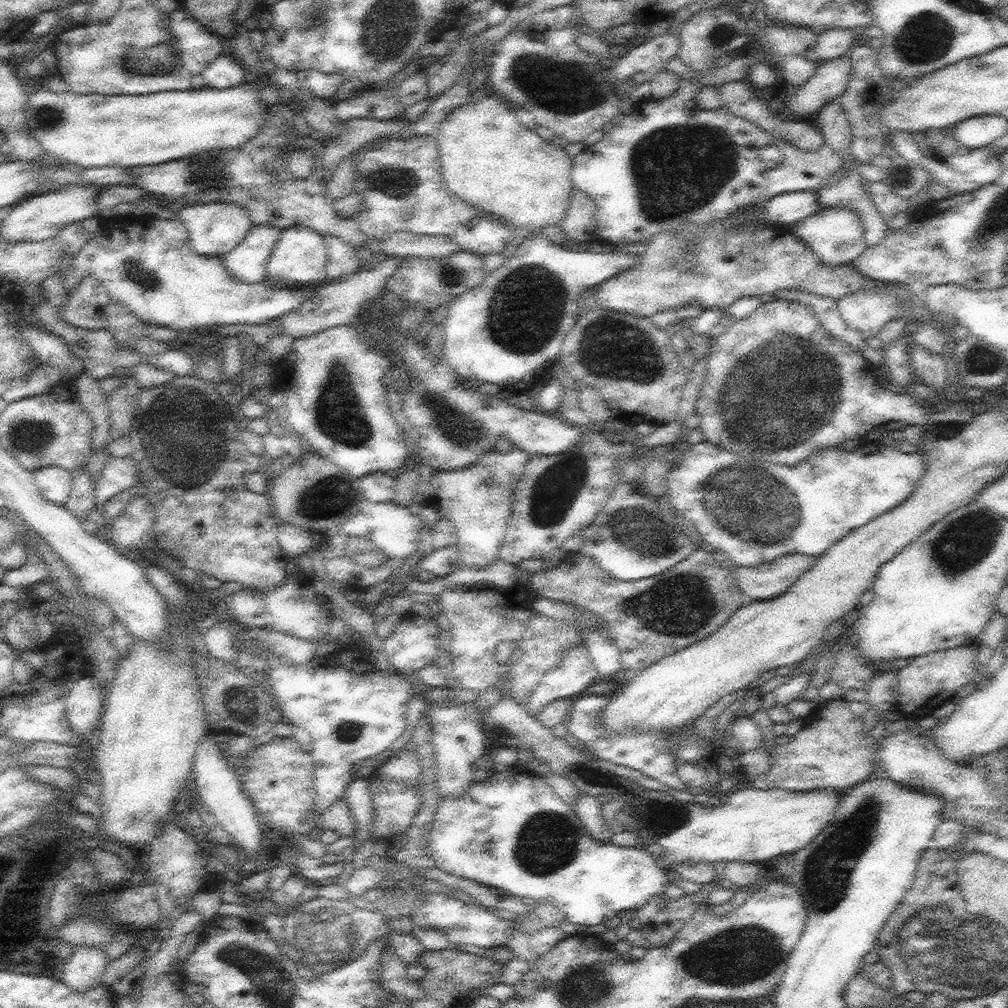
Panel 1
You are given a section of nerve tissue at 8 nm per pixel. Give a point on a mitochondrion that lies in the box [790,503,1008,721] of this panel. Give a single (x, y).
(970, 539)

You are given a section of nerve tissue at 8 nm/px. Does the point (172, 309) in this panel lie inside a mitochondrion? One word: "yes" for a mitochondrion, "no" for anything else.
no

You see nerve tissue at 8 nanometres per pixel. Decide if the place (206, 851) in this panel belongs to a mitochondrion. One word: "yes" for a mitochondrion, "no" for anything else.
no

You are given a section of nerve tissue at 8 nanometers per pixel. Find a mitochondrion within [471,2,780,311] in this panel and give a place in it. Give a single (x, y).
(677, 166)

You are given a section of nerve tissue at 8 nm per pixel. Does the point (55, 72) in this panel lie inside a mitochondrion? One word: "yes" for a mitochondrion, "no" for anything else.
no

